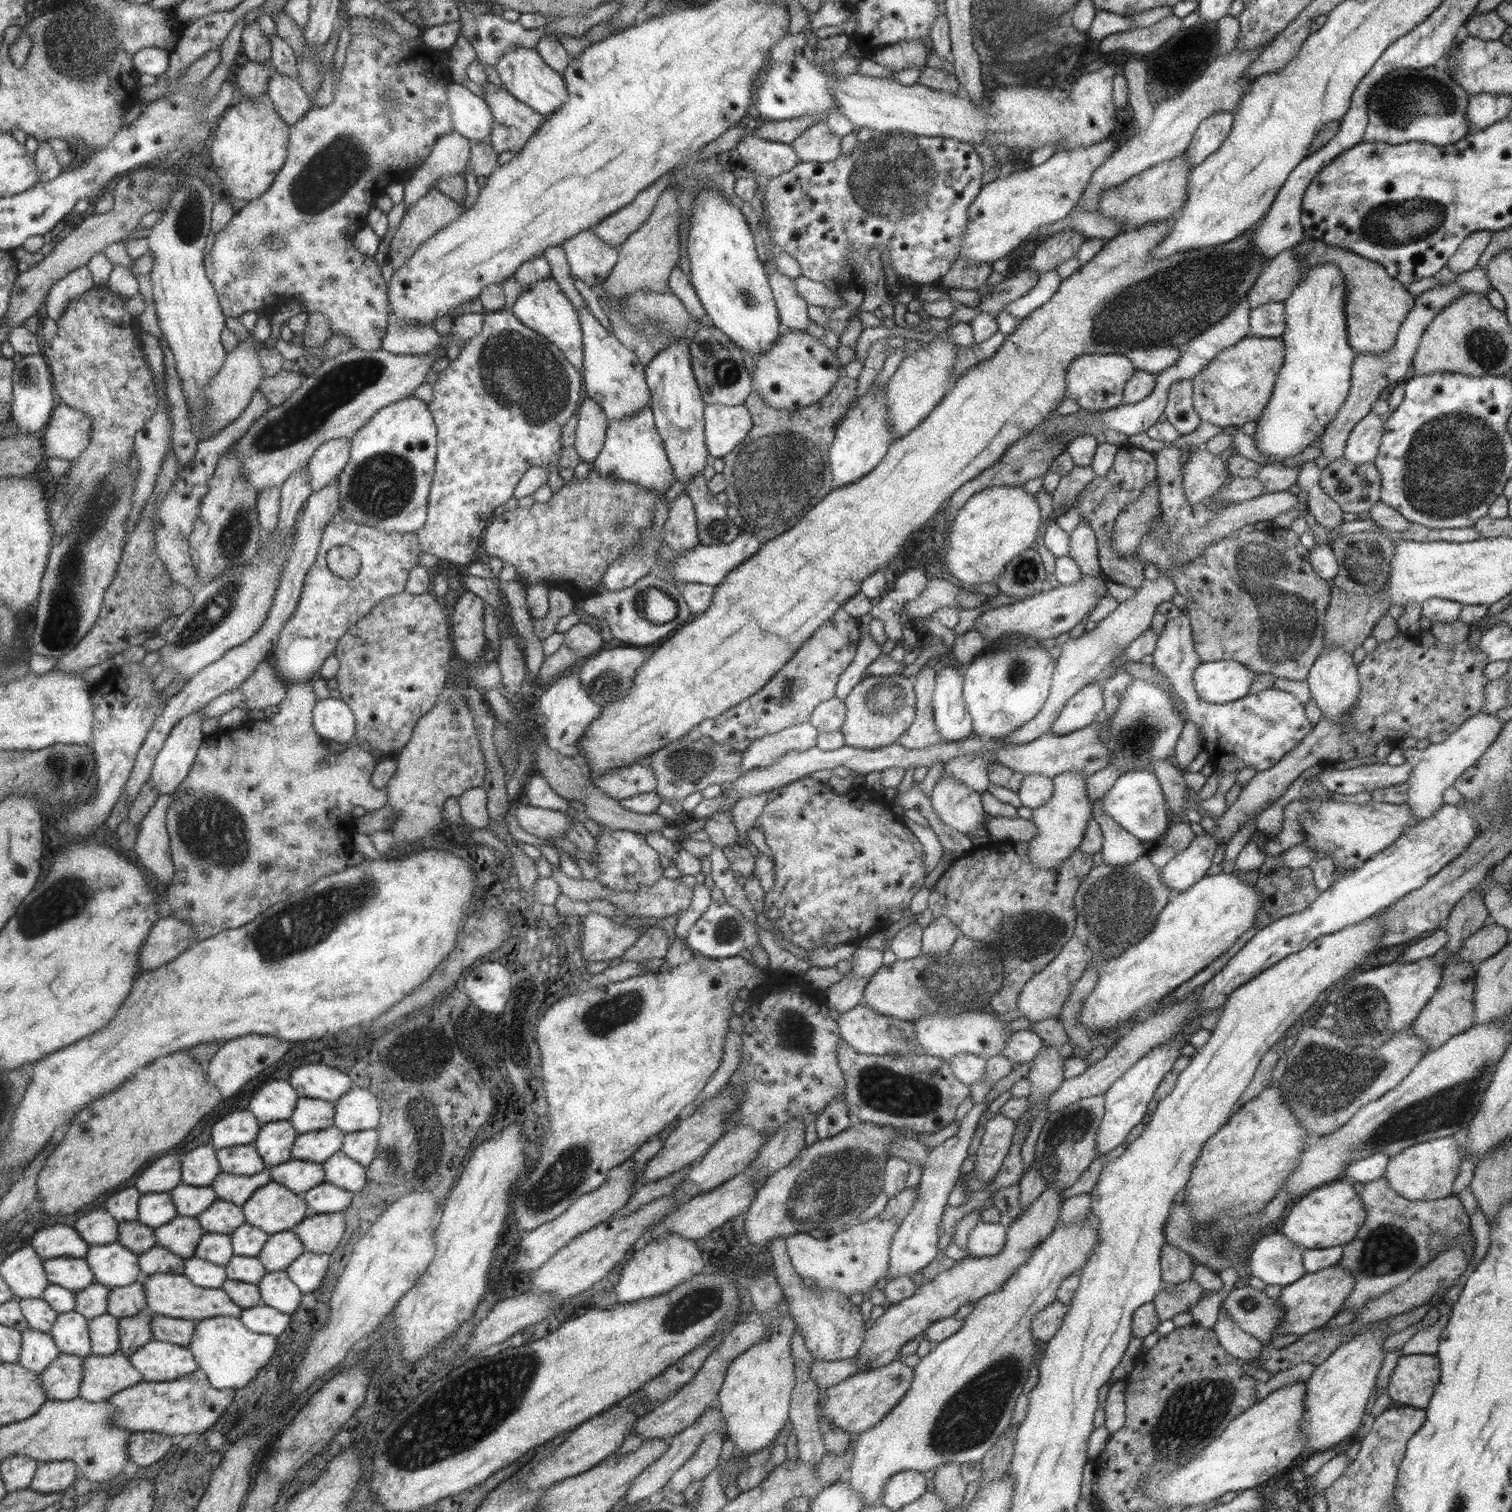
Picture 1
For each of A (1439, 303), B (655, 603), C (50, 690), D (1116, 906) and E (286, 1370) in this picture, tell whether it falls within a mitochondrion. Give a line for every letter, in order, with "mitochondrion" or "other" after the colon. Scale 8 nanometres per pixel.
A: other
B: mitochondrion
C: other
D: mitochondrion
E: other

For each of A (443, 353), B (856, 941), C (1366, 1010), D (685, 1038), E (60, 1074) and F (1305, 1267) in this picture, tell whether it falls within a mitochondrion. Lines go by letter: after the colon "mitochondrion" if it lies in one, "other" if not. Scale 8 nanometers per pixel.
A: other
B: other
C: mitochondrion
D: other
E: other
F: other

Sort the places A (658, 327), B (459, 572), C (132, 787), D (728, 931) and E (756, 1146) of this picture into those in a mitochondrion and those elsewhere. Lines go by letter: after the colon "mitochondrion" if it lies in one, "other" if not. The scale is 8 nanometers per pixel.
A: mitochondrion
B: other
C: other
D: mitochondrion
E: other

